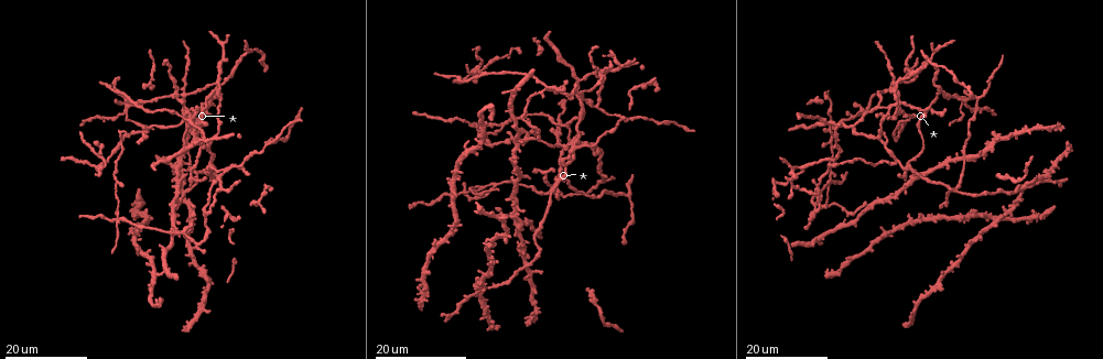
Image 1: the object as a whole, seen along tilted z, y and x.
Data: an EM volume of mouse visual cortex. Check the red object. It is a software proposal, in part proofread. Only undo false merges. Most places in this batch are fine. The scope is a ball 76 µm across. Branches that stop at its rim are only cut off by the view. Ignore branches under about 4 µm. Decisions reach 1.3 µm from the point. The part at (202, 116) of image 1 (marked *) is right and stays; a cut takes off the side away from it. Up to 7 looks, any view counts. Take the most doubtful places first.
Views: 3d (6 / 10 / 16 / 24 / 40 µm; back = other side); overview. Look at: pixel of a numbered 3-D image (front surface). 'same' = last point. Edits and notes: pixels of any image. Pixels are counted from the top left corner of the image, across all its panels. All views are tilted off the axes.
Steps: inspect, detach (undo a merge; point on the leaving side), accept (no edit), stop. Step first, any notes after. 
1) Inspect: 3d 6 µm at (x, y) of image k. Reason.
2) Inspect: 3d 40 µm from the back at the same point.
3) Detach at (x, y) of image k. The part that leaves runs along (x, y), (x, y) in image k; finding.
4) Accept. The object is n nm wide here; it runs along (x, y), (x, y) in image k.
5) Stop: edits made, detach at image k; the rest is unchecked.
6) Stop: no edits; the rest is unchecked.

Inspect: 3d 24 µm at (182, 228) of image 1. Four or more arms meet.

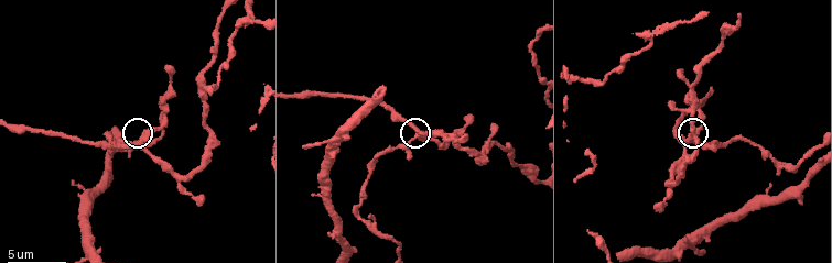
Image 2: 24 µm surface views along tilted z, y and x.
Inspect: 3d 6 µm at (687, 141) of image 2.

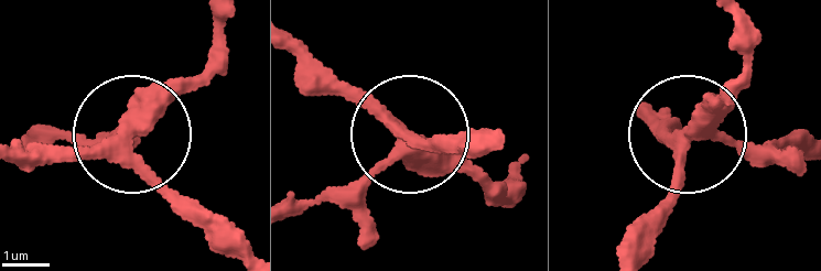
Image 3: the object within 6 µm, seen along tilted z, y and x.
Accept. The object is 330 nm wide here; it runs along (456, 145), (407, 134), (333, 198) in image 3; all the same neuron.

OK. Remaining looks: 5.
Inspect: 3d 16 µm at (967, 157) of image 1. Four-way junction.

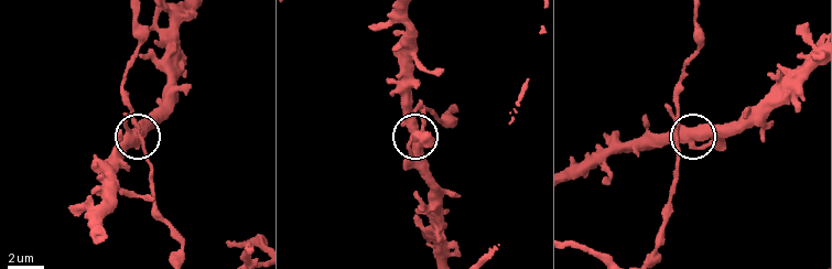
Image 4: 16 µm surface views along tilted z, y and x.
Inspect: 3d 6 µm at (416, 125) of image 4.

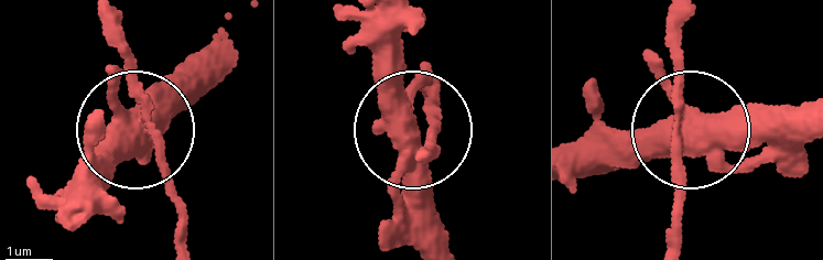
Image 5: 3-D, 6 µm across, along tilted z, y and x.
Accept. One neuron here.

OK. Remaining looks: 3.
Inspect: 3d 16 µm at (118, 217) of image 1. Four or more arms meet.

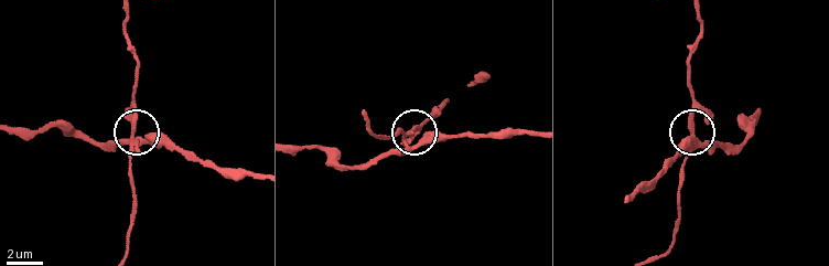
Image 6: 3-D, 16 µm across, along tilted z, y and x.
Inspect: 3d 6 µm at (131, 145) of image 6.

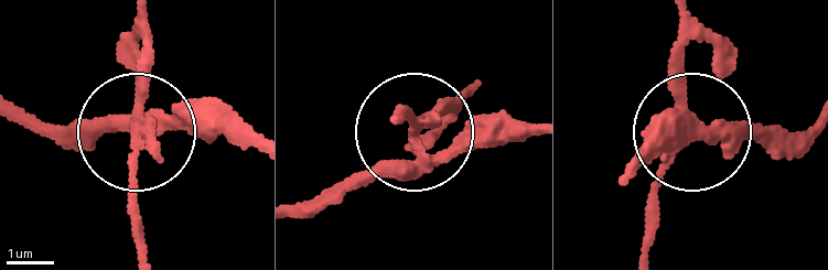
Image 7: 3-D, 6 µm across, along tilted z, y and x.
Detach at (127, 62) of image 7. 4 arms meet here; two neurons meet here.

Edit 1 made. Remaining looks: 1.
Stop: edits made, detach at image 7; the rest is unchecked.

